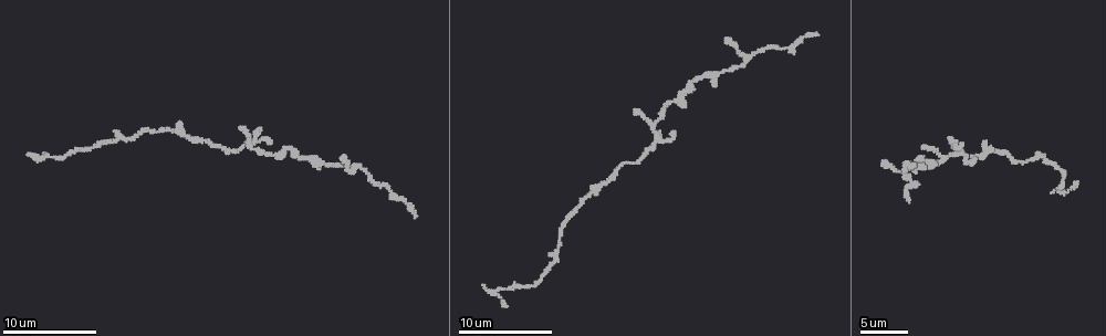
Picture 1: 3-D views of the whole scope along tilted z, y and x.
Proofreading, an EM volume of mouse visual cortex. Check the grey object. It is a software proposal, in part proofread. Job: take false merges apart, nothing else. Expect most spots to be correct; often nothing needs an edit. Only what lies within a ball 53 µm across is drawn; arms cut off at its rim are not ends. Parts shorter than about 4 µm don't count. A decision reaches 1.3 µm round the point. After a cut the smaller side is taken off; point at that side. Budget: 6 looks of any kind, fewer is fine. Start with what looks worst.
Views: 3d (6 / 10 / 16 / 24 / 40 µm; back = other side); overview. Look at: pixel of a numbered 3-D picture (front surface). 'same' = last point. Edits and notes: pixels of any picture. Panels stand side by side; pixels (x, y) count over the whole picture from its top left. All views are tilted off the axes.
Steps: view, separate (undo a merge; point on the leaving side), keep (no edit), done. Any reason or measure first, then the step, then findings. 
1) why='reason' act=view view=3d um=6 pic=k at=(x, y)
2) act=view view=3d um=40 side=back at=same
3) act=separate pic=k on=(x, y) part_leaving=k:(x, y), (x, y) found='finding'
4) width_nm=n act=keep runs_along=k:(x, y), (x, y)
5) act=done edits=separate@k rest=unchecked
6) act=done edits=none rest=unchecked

why='sudden change in width' act=view view=3d um=10 pic=1 at=(716, 74)

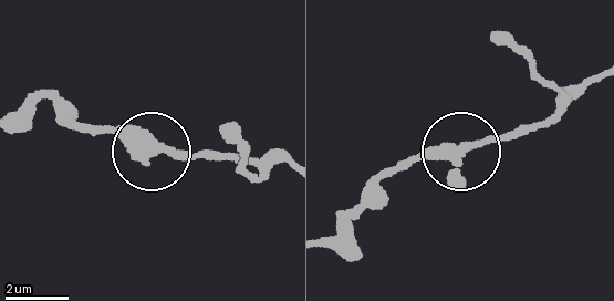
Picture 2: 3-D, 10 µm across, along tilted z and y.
act=view view=3d um=6 pic=2 at=(468, 150)

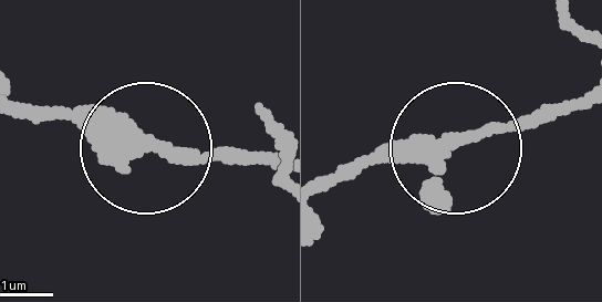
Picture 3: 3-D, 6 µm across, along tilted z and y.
width_nm=300 act=keep runs_along=3:(320, 193), (589, 105) found='all the same cell'

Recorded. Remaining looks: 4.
why='four or more arms meet' act=view view=3d um=16 pic=1 at=(252, 141)

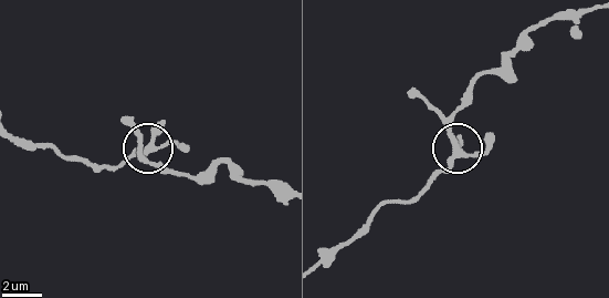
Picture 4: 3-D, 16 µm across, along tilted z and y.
act=keep runs_along=4:(88, 161), (111, 166), (150, 146), (185, 147) found='one cell here'

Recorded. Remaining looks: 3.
why='thick turns thin' act=view view=3d um=6 pic=1 at=(560, 243)

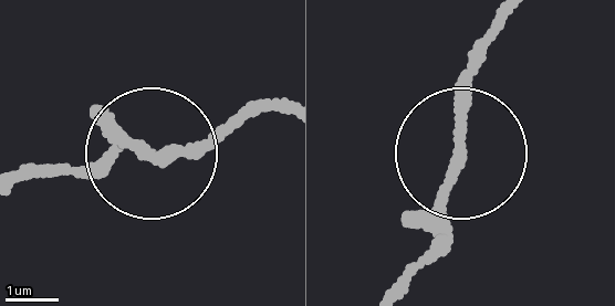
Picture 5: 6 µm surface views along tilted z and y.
act=keep runs_along=5:(502, 25), (472, 83), (444, 230), (414, 273) found='one cell here'

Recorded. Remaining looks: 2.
act=done edits=none rest=unchecked

